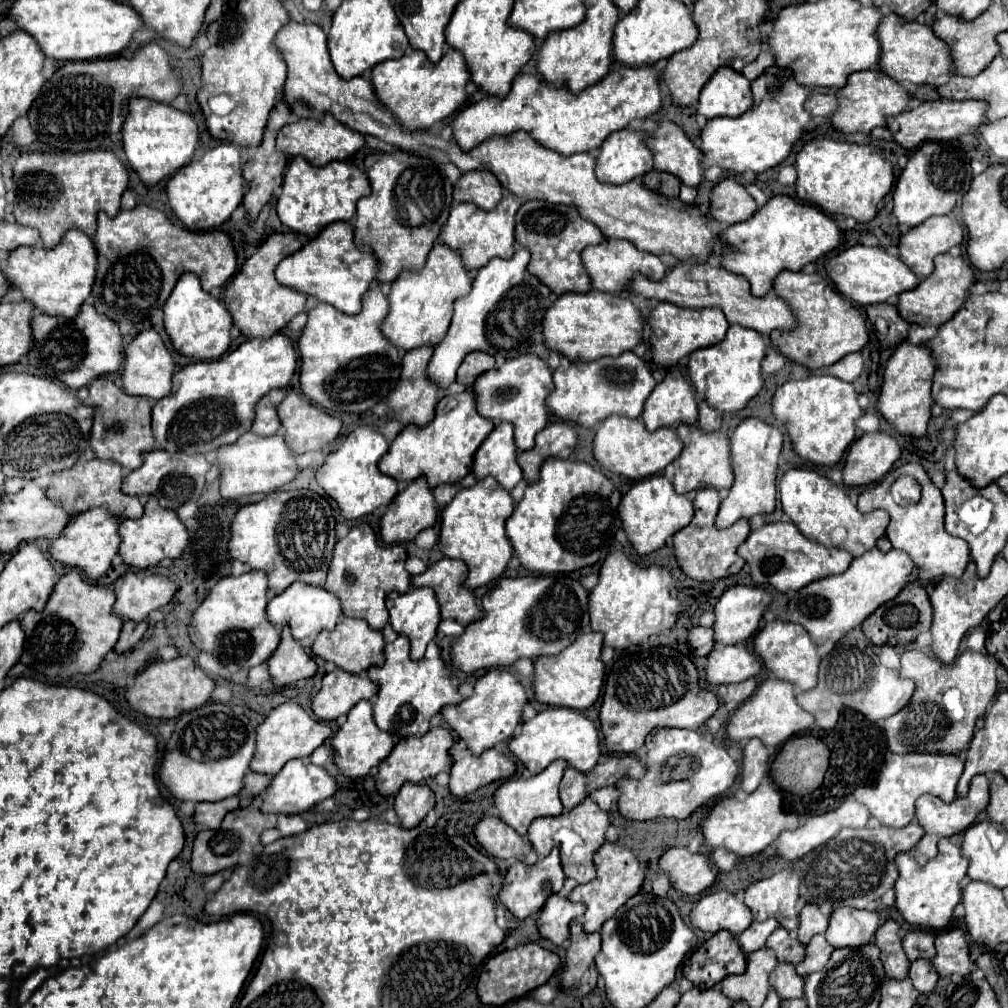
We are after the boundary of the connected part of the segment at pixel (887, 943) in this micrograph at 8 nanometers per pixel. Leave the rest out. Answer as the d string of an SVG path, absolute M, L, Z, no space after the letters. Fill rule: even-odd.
M887 920L877 932L875 942L883 950L883 966L891 978L907 978L909 974L909 958L903 950L903 938L899 934L899 924L895 920Z

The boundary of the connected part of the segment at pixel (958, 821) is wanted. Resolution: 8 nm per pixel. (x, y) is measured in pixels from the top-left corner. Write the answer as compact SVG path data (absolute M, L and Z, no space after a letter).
M979 774L971 780L971 790L965 798L955 798L951 804L945 804L943 800L939 800L937 796L933 794L923 794L919 800L917 800L917 820L919 824L925 828L925 836L923 836L923 844L919 842L919 846L913 850L915 854L915 860L923 866L927 864L931 858L937 856L937 842L941 838L947 838L947 836L953 836L953 834L961 834L965 832L977 818L977 814L981 814L987 806L989 806L989 776L985 774Z

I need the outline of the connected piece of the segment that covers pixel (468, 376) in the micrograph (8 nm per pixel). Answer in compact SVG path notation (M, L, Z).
M471 352L467 354L467 358L461 362L459 370L457 370L457 380L459 384L467 386L467 388L473 388L475 380L487 372L487 370L493 370L495 368L495 358L491 354L485 354L485 352Z

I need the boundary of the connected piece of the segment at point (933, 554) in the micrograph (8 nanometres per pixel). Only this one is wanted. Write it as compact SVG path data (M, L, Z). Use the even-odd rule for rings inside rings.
M911 462L911 464L903 464L901 468L891 470L883 480L879 480L877 484L867 486L861 494L859 494L859 502L857 508L861 512L871 512L875 508L883 508L889 512L891 522L887 526L887 538L891 540L893 548L897 550L905 550L913 562L919 566L919 576L921 580L931 580L935 576L953 576L959 578L969 562L969 546L965 540L955 538L951 534L945 532L943 528L943 516L945 516L945 504L943 504L943 496L941 490L929 480L927 472L923 470L921 464ZM899 476L913 476L919 484L921 484L921 500L917 504L911 506L899 506L893 502L891 498L891 484L899 478Z

